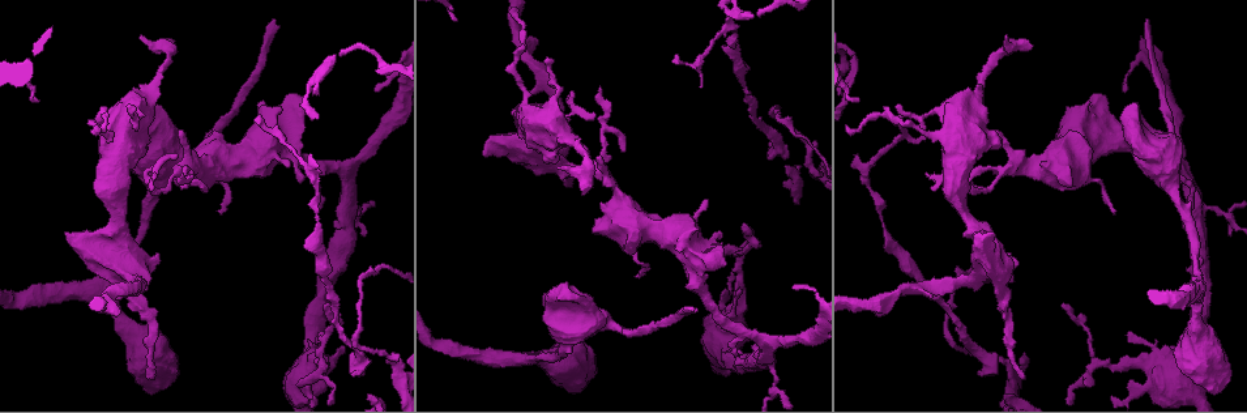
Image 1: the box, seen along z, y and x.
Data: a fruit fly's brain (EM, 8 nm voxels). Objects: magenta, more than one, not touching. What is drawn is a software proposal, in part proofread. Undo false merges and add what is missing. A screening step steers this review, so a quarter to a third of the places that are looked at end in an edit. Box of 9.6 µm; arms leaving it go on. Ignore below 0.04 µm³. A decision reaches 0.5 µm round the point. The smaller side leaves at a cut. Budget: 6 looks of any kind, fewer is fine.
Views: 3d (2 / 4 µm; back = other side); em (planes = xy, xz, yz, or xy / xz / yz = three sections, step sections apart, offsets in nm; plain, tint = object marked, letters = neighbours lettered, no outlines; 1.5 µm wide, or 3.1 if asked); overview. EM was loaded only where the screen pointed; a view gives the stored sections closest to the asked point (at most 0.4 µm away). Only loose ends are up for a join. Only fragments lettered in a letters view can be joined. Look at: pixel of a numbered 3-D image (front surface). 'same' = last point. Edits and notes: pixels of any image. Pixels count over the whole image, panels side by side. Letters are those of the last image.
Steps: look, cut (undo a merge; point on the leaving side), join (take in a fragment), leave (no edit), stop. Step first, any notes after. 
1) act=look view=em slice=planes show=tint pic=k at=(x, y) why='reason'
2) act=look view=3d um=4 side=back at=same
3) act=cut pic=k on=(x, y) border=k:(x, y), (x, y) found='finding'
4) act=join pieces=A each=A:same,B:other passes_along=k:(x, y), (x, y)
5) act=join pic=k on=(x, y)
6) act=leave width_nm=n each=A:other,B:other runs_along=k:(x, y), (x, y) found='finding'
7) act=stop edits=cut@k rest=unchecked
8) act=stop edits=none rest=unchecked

act=look view=3d um=4 pic=1 at=(317, 188)

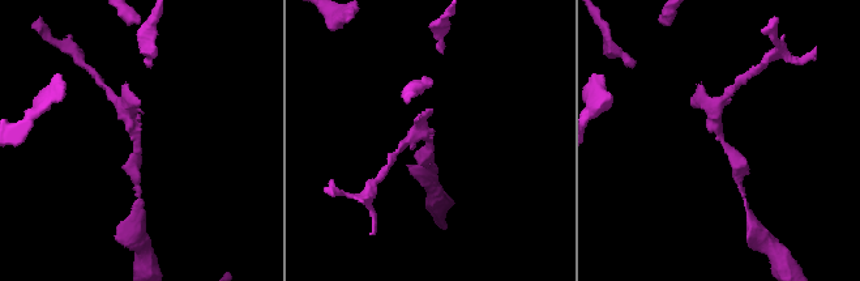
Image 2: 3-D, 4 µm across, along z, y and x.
act=look view=em slice=xz step=8 show=tint pic=2 at=(721, 138) why='shape alone is not enough'

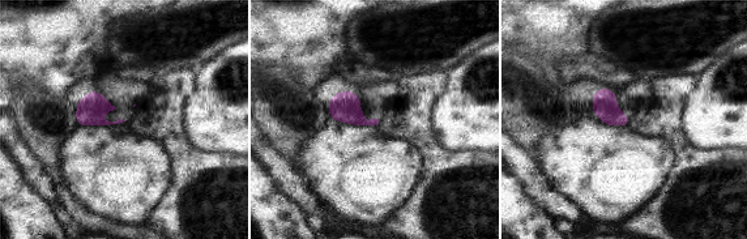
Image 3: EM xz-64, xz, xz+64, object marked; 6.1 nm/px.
act=look view=em slice=planes show=letters at=same why='cut it another way'

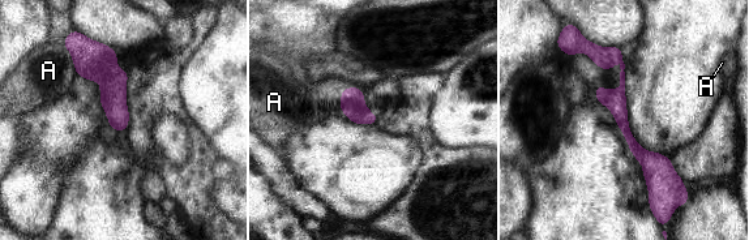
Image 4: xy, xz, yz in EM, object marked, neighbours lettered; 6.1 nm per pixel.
act=leave width_nm=130 each=A:other border=4:(68, 51), (76, 73) found='all the same neuron'

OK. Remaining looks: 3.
act=look view=em slice=planes show=letters pic=1 at=(263, 118) why='tapers out'

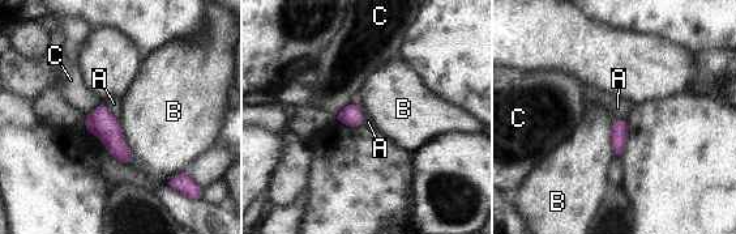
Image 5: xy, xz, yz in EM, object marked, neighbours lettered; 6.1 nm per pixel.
act=leave each=A:other,B:other,C:other found='no lettered fragment goes on from it'

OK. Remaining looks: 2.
act=look view=em slice=planes show=tint pic=1 at=(616, 327) why='sudden change in width'

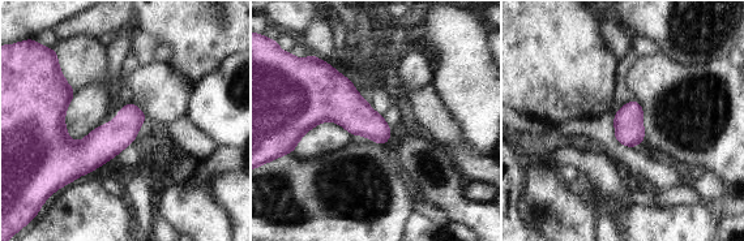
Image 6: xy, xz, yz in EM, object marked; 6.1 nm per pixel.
act=look view=em slice=planes show=letters at=same

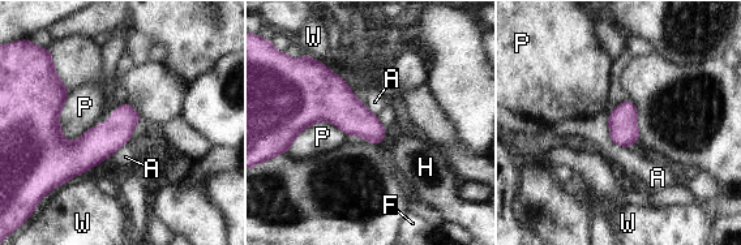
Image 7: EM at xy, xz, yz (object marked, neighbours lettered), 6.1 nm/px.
act=leave each=A:other,F:other,H:other,P:other,W:other border=7:(608, 115), (608, 137), (633, 146) found='continuous, no second neuron'

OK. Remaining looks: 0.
act=stop edits=none rest=unchecked

